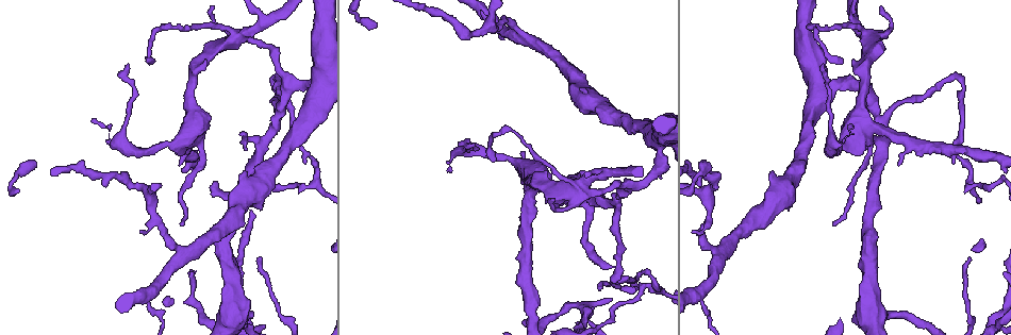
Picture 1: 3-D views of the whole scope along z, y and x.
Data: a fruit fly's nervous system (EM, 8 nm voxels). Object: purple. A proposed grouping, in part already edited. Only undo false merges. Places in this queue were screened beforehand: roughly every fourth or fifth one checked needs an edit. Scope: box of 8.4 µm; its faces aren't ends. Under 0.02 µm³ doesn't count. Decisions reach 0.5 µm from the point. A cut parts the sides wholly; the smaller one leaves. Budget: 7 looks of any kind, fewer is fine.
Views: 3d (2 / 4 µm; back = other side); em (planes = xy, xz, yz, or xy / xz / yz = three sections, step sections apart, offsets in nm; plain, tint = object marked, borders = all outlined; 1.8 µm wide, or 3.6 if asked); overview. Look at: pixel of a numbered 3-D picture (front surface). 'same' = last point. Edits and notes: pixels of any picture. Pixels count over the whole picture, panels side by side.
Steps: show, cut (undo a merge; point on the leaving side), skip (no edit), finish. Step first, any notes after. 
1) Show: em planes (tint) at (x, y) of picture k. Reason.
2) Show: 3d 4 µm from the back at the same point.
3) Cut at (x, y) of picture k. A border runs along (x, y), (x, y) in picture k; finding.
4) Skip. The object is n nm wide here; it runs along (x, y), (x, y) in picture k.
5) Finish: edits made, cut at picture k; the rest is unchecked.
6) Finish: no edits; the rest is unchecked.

Show: em xz step 16 (tint) at (239, 303) of picture 1. Abrupt turn.

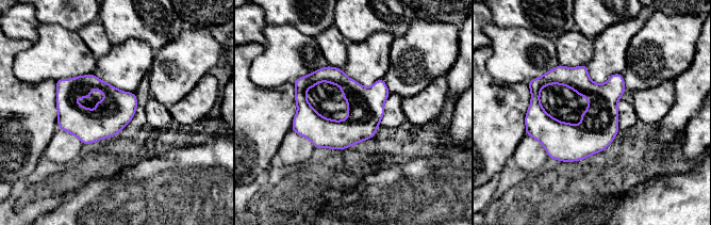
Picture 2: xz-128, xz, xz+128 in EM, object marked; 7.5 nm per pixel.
Show: em planes (tint) at the same point.

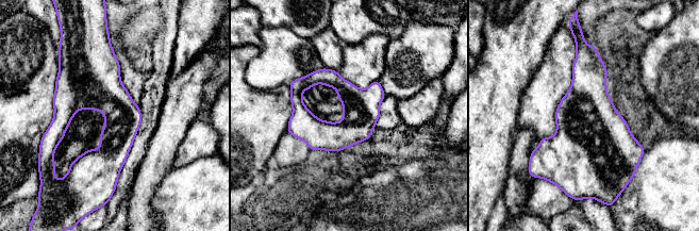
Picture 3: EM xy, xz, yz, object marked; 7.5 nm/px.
Skip. All the same neuron.

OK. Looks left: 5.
Show: 3d 2 µm at (579, 190) of picture 1. Four or more arms meet.

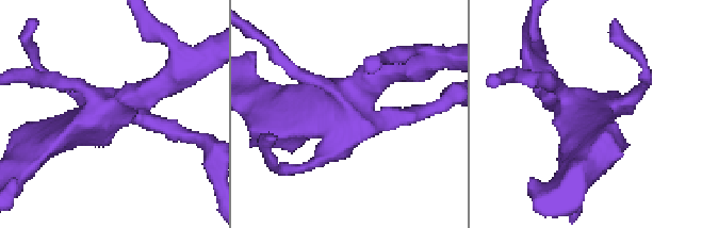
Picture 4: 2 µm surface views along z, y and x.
Show: em planes (tint) at (348, 113) of picture 4.

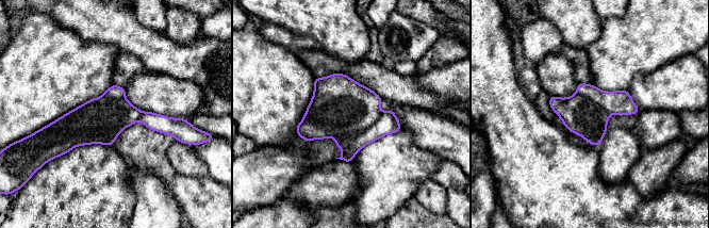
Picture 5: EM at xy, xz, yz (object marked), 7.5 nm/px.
Cut at (340, 106) of picture 5. A second neuron is stuck on.

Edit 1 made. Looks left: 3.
Show: em yz step 8 (tint) at (877, 118) of picture 1. Two arms in line, one across.

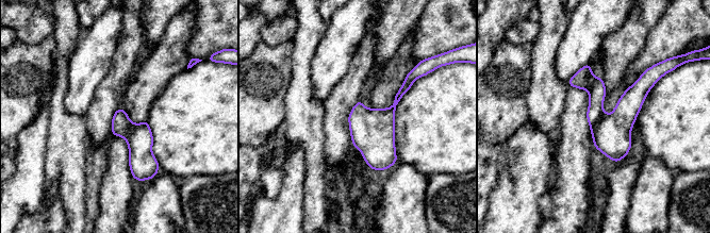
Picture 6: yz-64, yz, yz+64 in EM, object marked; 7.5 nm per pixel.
Skip. It runs along (120, 111), (137, 139), (137, 176) in picture 6; one neuron here.

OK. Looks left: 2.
Finish: edits made, cut at picture 5; the rest is unchecked.

